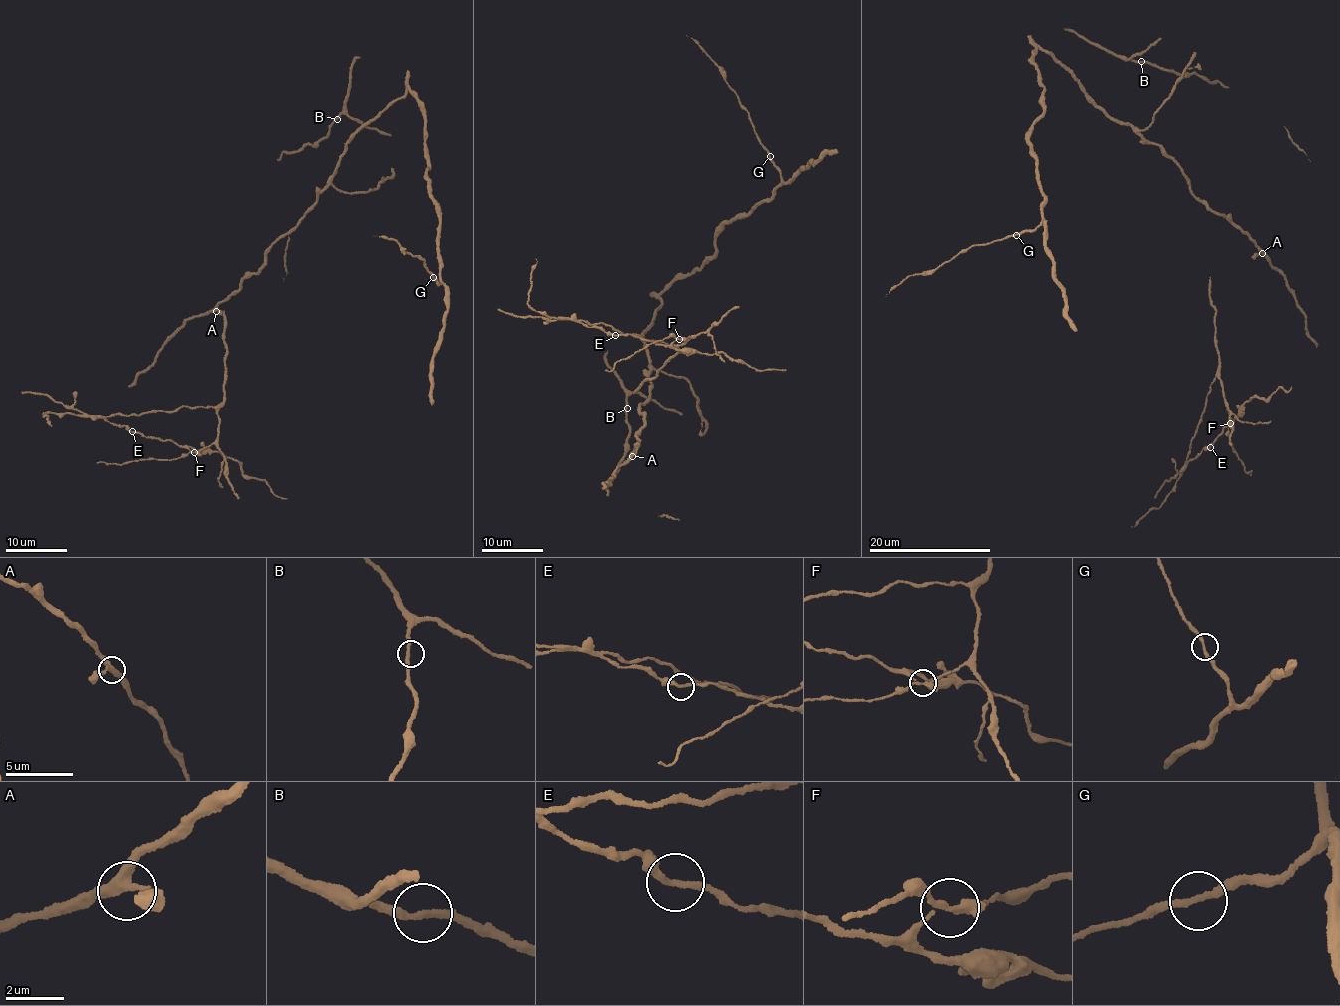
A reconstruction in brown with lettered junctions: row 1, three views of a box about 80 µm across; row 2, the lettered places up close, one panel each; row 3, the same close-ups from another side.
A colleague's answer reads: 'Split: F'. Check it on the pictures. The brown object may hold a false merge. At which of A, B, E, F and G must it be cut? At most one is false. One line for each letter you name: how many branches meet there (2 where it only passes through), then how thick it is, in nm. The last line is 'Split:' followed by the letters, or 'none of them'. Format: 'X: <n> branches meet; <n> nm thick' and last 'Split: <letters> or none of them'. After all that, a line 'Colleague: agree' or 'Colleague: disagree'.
F: 3 branches meet; 220 nm thick
Split: F
Colleague: agree

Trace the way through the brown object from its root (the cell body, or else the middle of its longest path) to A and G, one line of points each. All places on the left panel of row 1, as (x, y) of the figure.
A: (318, 195), (295, 226), (267, 250), (256, 274), (245, 279), (233, 294), (218, 305), (216, 311)
G: (318, 195), (339, 165), (350, 139), (408, 88), (423, 116), (429, 194), (438, 219), (440, 283), (433, 277)

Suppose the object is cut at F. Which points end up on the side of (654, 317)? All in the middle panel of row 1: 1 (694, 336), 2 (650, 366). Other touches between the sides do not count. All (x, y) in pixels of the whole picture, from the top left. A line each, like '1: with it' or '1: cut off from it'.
1: cut off from it
2: with it

